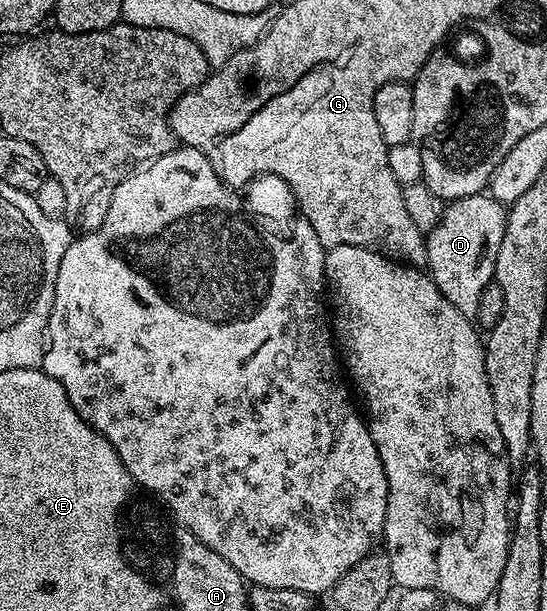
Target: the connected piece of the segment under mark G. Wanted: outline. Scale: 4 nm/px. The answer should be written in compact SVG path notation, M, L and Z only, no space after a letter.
M277 16L270 24L268 32L256 44L252 44L247 50L239 50L239 54L232 56L223 67L206 76L198 88L193 88L178 98L177 104L169 112L169 125L174 137L184 147L199 150L213 165L222 166L221 164L227 163L228 160L238 160L241 169L238 170L237 176L233 172L224 173L223 176L225 183L230 186L236 185L236 180L241 186L248 185L254 177L263 174L283 178L294 192L300 215L305 215L304 223L315 230L315 238L319 238L326 250L350 244L378 252L389 260L396 260L399 264L408 264L411 268L421 270L426 267L426 233L421 232L415 222L411 222L407 209L403 207L402 185L395 182L395 176L387 166L389 145L383 142L382 132L377 132L379 125L375 118L375 90L383 86L381 72L385 72L385 68L389 68L389 56L381 56L381 36L377 36L377 28L345 28L345 20L280 20Z

